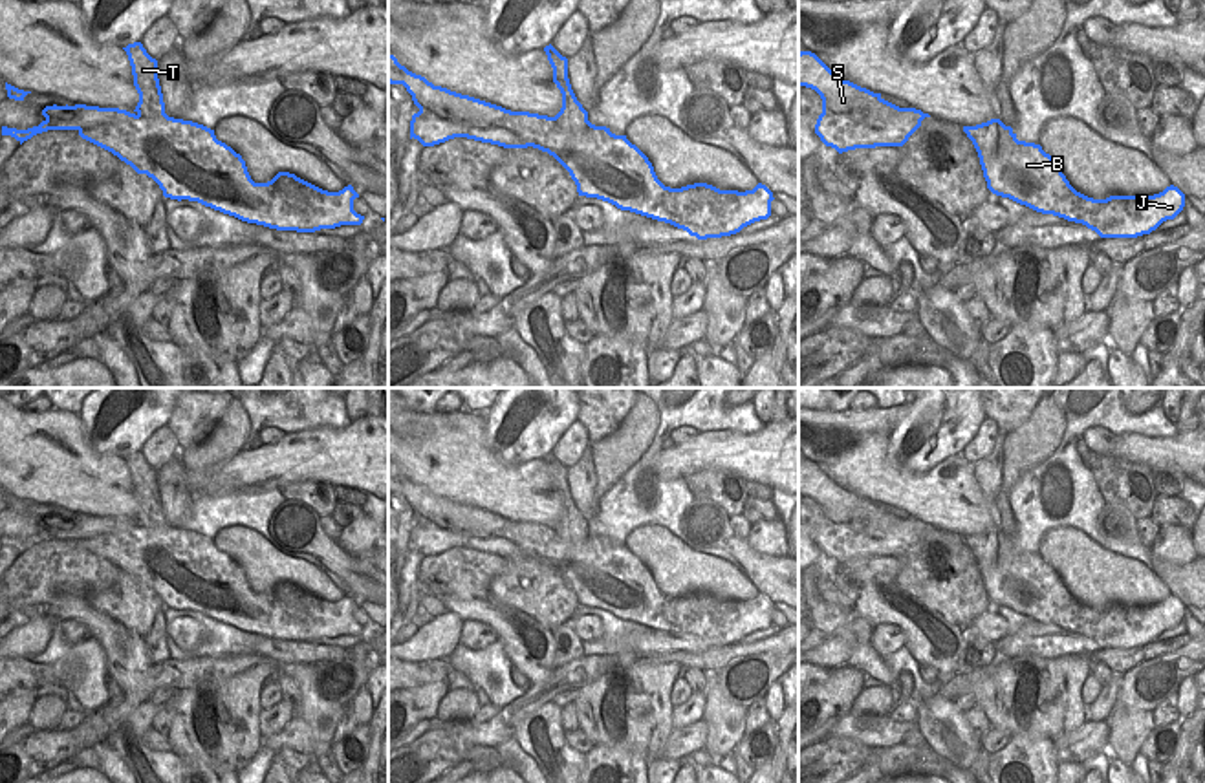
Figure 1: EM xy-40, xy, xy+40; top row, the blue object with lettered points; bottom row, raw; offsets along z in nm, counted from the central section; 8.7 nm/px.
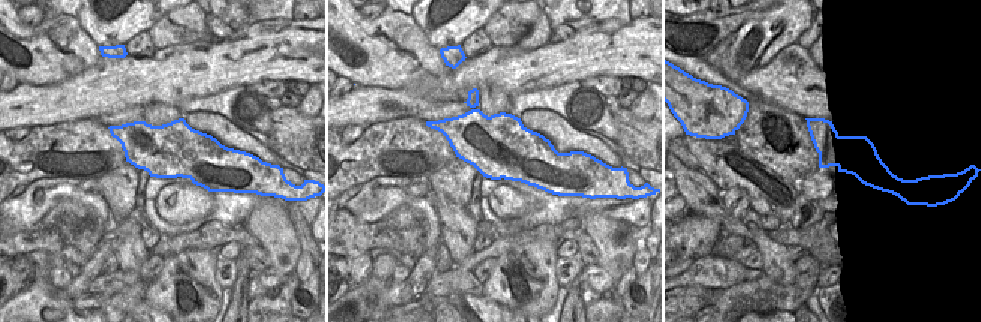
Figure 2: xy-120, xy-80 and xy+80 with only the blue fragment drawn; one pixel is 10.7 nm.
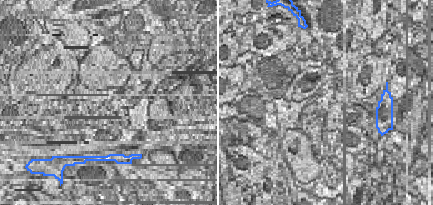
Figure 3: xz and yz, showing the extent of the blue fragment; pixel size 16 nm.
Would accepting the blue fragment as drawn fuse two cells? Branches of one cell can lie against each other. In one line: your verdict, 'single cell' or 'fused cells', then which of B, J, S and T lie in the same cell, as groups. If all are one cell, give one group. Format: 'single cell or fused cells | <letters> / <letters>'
fused cells | B J S / T

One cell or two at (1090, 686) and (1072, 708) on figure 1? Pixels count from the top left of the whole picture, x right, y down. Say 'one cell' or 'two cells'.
two cells

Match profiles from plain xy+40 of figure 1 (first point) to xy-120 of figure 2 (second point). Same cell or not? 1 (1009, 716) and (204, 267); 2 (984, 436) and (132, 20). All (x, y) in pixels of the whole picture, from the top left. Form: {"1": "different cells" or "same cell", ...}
{"1": "same cell", "2": "different cells"}

